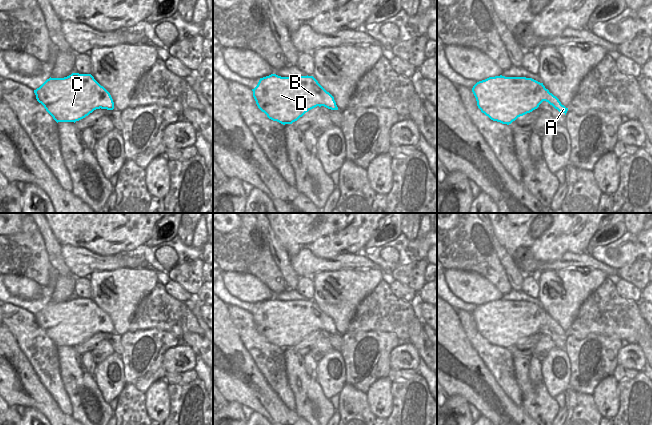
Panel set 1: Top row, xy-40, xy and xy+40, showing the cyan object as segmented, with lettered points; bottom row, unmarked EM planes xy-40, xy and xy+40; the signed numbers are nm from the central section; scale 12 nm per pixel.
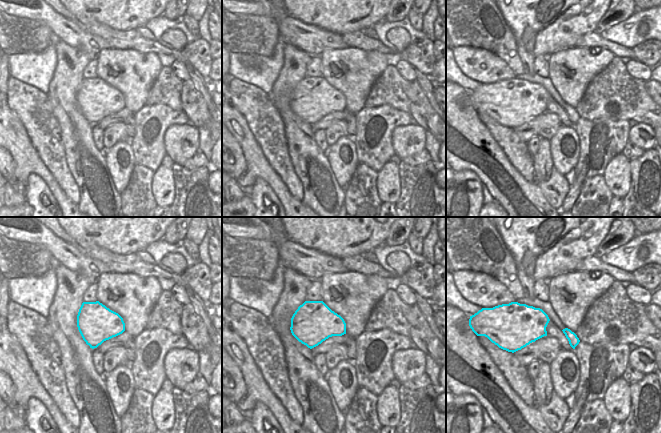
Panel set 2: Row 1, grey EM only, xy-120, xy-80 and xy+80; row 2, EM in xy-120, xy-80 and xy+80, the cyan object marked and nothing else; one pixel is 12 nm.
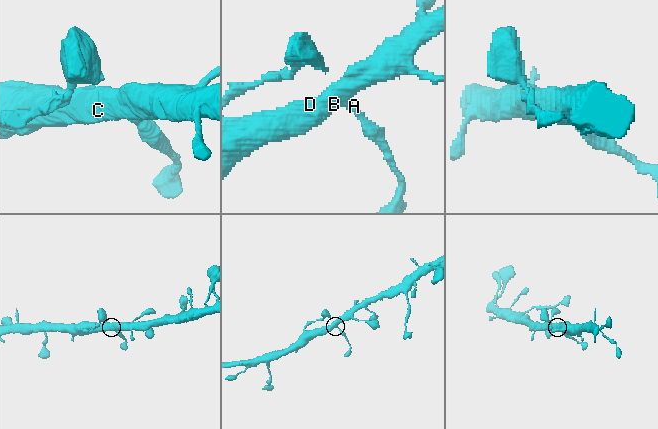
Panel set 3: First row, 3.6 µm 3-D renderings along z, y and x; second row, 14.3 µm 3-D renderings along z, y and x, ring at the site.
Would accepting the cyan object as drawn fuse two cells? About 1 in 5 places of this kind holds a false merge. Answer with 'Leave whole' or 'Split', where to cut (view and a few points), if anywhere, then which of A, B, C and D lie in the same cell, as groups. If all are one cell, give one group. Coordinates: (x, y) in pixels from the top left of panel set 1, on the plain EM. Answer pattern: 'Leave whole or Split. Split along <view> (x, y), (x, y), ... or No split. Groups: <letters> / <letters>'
Leave whole. No split. Groups: A B C D

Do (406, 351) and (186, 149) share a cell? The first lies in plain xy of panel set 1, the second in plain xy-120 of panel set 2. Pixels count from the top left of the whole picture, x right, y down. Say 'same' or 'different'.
same

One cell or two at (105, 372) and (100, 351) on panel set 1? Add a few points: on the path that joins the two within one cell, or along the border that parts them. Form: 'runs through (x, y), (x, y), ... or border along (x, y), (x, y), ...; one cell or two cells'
border along (113, 352), (96, 365); two cells

